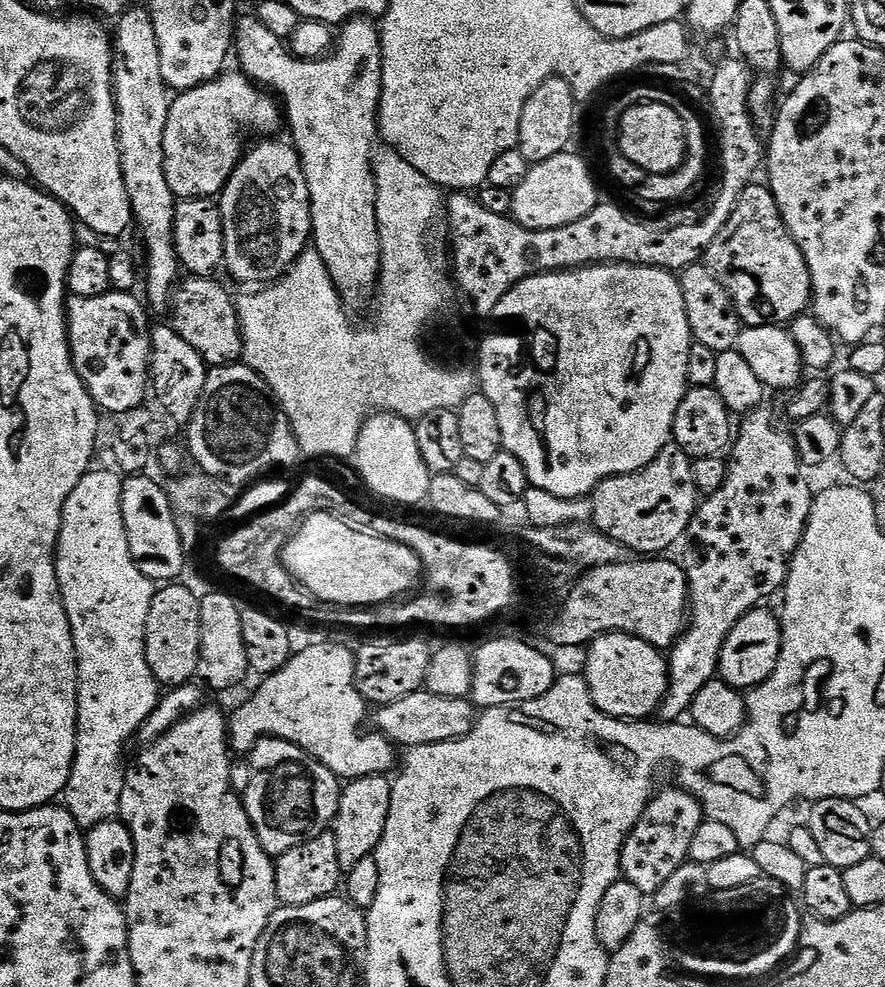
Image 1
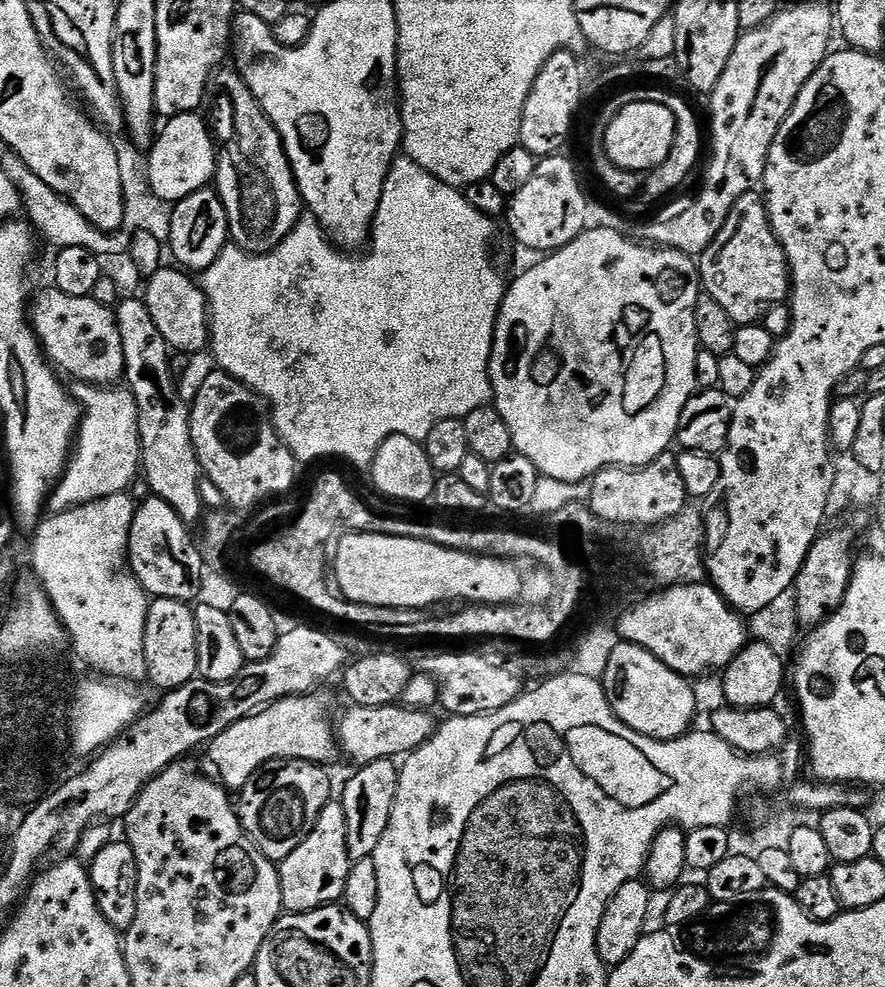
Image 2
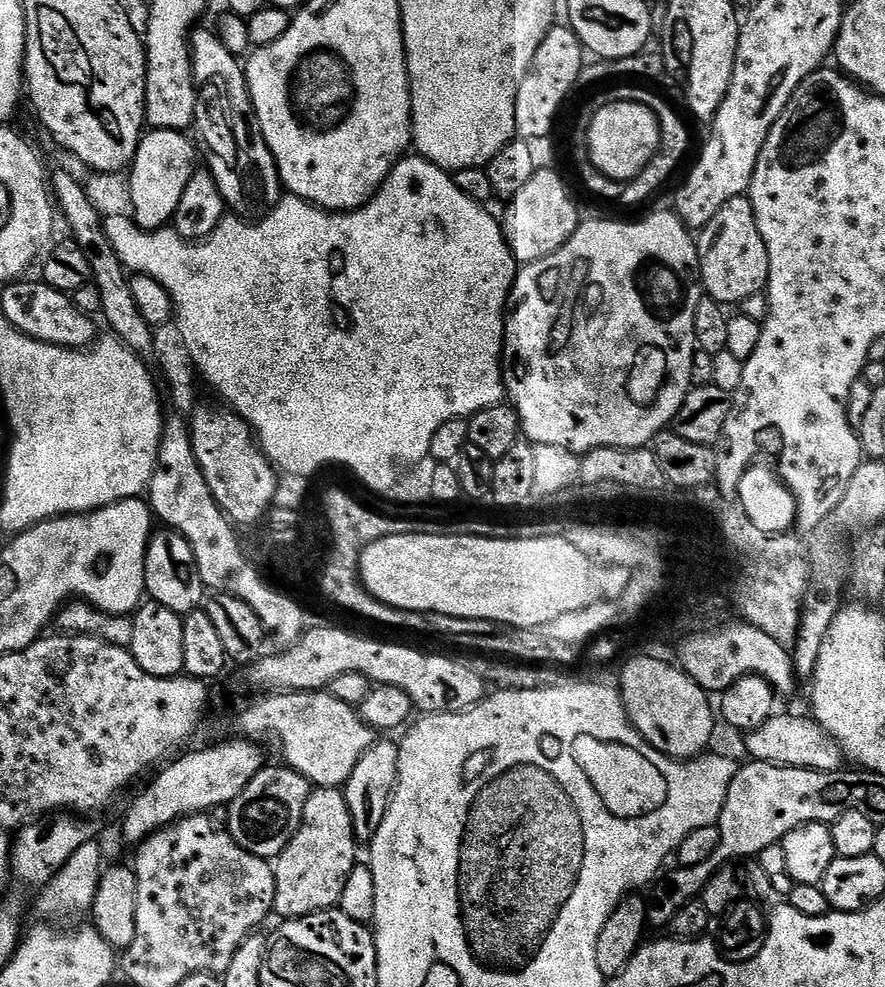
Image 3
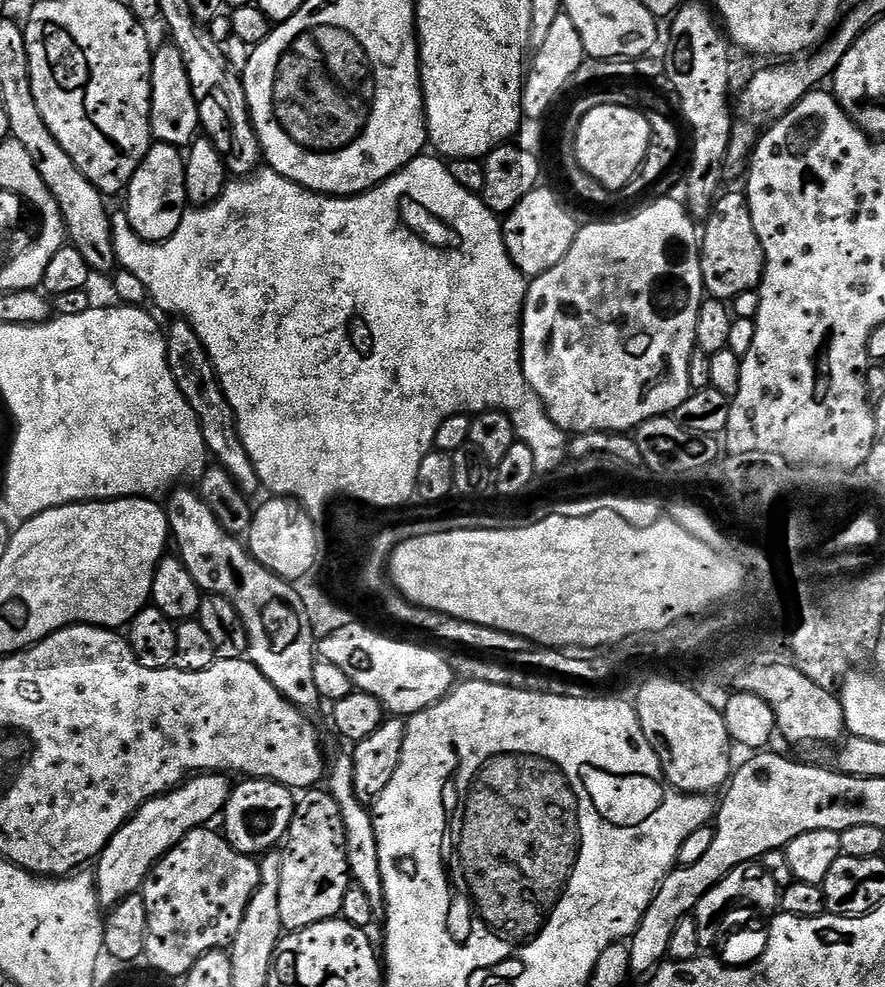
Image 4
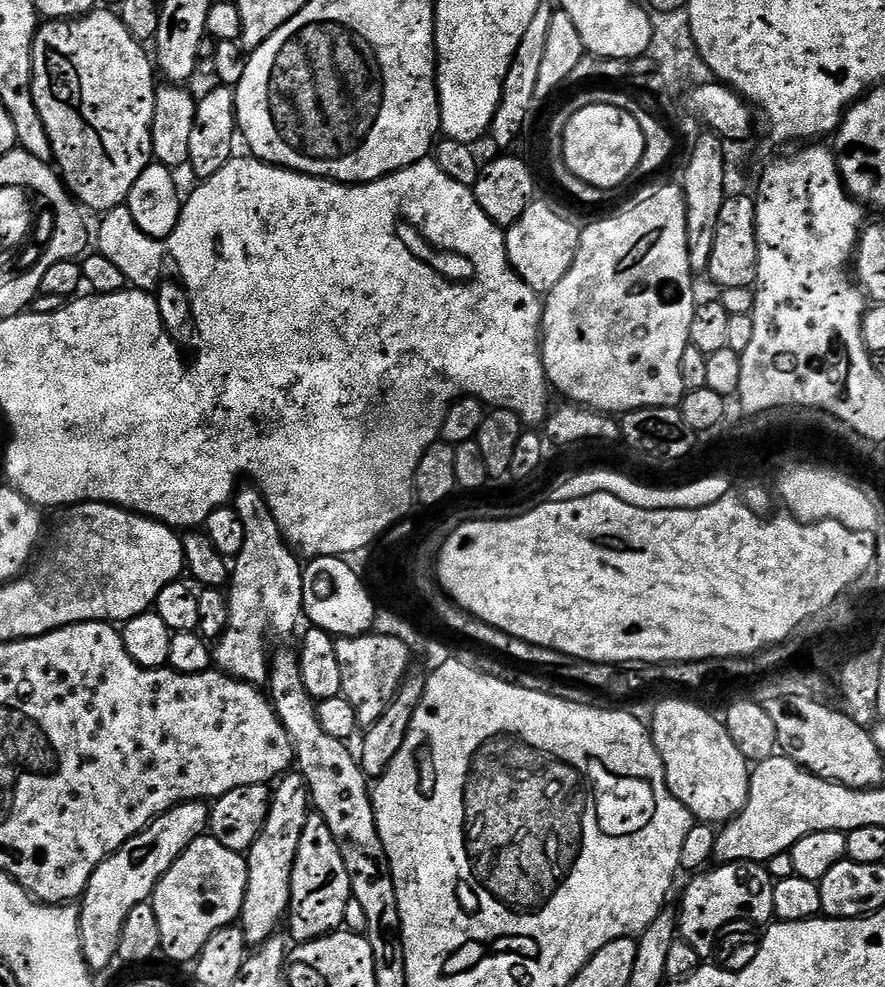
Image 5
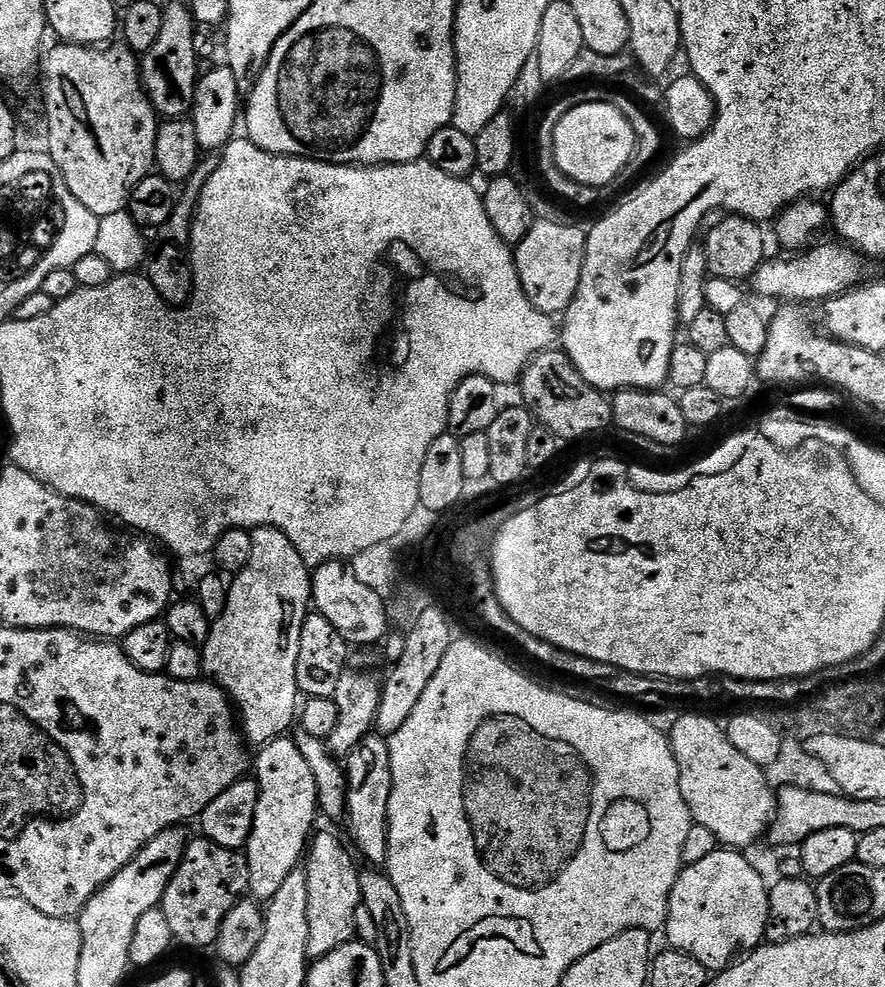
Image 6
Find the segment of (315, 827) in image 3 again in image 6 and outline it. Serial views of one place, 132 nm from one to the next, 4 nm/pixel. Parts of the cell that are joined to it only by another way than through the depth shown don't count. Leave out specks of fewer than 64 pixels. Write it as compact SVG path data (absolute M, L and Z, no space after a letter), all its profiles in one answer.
M317 831L311 837L306 849L306 871L308 873L309 886L309 940L308 955L319 958L338 950L338 946L353 943L356 936L356 912L361 908L360 902L360 873L356 868L350 853L344 849L344 844L332 832Z

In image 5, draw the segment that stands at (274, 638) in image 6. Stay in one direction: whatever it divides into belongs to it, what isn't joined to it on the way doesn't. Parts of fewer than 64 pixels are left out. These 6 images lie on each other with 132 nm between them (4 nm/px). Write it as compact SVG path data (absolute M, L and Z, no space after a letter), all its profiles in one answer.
M256 486L244 487L237 487L234 507L238 518L242 518L246 543L234 558L230 572L232 592L227 593L230 618L227 630L215 641L214 664L219 671L227 672L236 680L264 686L270 675L267 632L271 628L292 628L296 619L301 619L305 565L278 526L263 492Z

